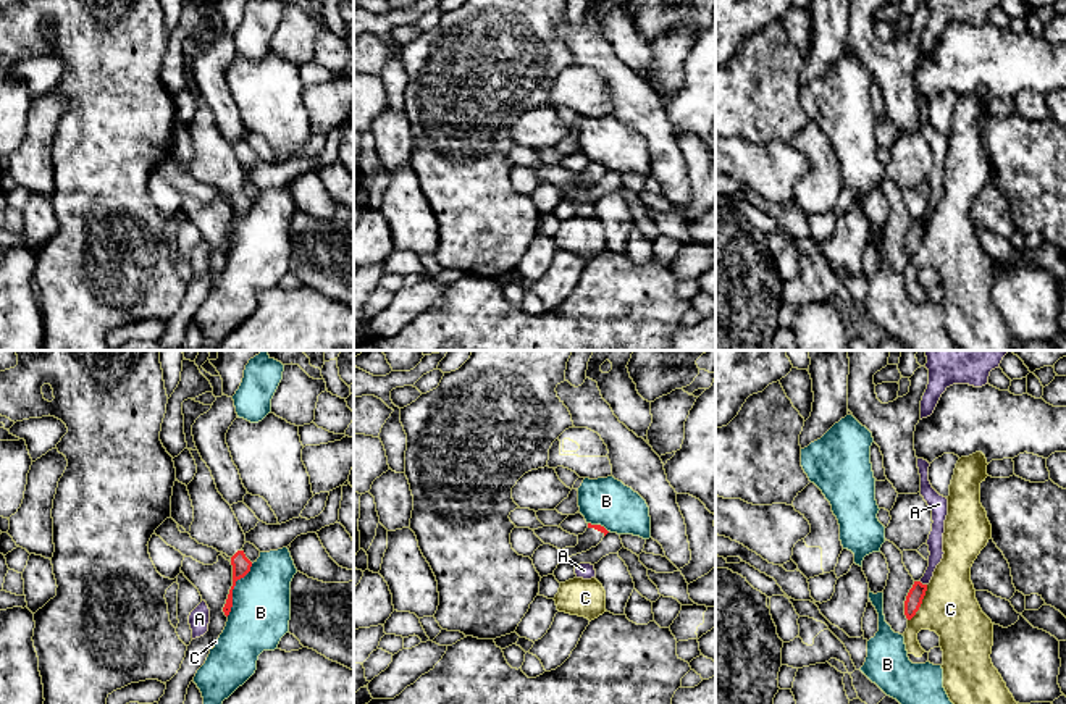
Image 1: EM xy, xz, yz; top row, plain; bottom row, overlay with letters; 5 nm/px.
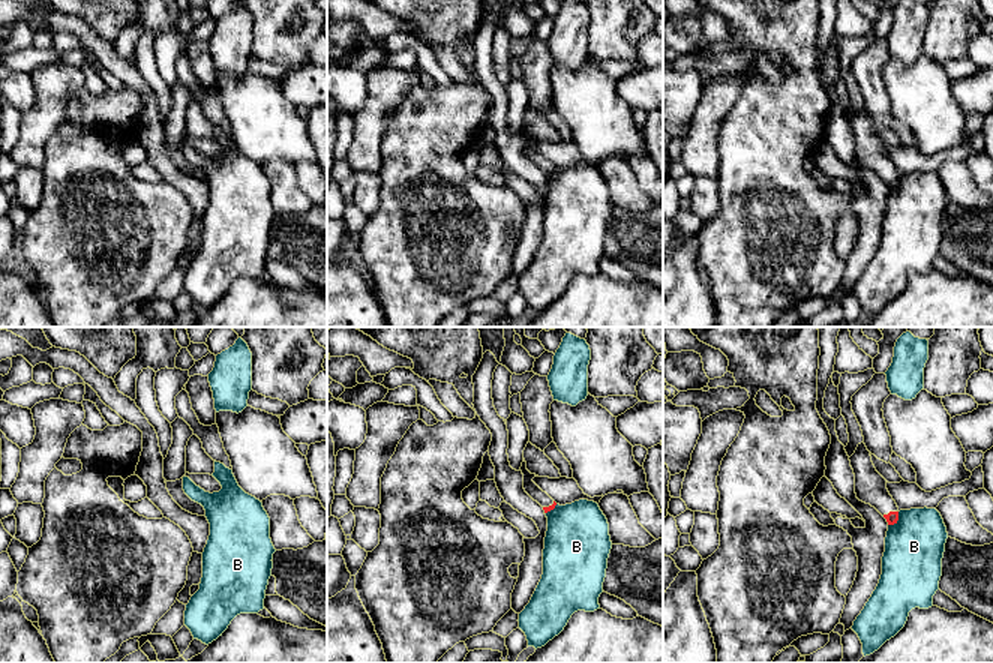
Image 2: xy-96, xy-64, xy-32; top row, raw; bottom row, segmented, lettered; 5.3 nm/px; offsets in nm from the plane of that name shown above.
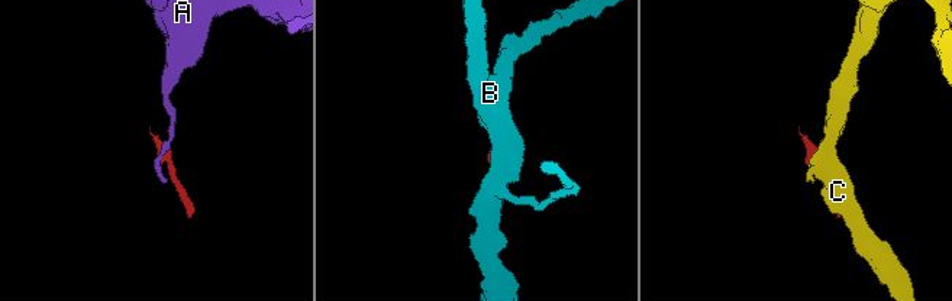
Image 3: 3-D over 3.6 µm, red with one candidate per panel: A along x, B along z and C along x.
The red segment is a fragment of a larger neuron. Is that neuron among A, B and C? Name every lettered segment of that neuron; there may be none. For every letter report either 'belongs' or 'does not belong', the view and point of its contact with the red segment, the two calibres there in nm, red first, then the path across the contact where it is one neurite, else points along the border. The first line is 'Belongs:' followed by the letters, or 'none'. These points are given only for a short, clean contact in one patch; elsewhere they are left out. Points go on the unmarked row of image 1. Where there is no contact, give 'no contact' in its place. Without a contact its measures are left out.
Belongs: none
A: does not belong; meets red in yz at (921, 222); 80 nm thick on the red side, 80 nm on the other; border along yz (919, 218), (926, 223)
B: does not belong; meets red in xy at (233, 226); 100 nm thick on the red side, 300 nm on the other
C: does not belong; meets red in yz at (921, 241); 80 nm thick on the red side, 280 nm on the other

